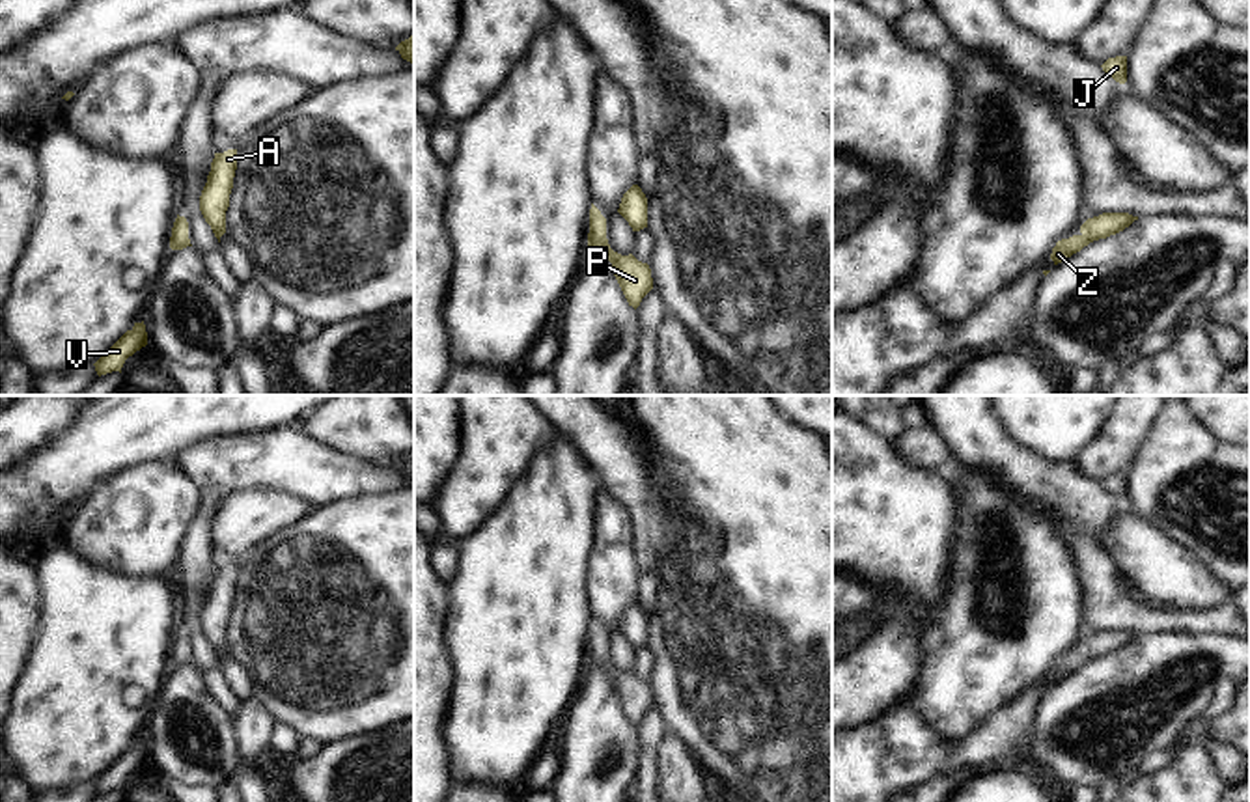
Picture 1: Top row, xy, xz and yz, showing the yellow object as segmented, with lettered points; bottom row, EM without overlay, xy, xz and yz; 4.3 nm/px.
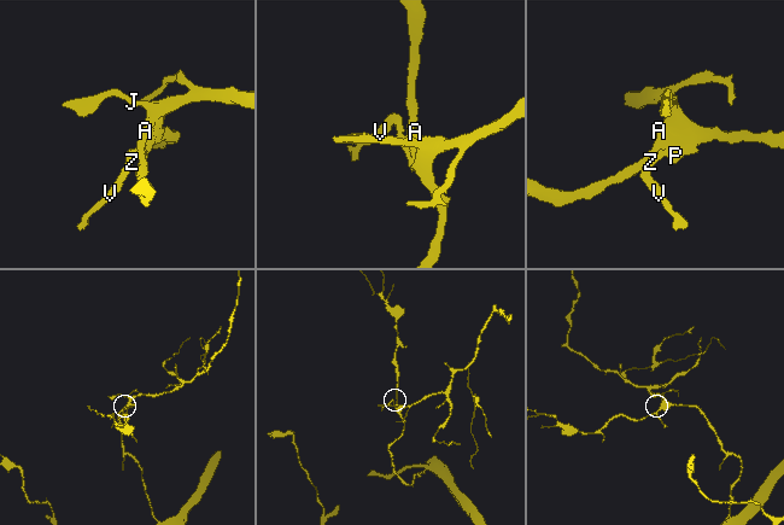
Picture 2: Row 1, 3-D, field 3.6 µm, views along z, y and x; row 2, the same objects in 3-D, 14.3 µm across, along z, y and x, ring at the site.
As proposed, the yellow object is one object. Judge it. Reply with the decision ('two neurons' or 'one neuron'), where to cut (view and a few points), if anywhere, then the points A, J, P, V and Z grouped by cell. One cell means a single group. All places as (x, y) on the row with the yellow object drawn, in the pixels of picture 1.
one neuron; no cut; A J P V Z

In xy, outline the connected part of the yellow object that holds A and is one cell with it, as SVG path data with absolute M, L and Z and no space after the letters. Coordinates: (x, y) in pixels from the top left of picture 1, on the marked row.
M237 149L215 153L207 183L200 196L200 211L205 222L211 226L215 237L226 233L226 211L229 207L229 194L233 188L233 177L237 170Z

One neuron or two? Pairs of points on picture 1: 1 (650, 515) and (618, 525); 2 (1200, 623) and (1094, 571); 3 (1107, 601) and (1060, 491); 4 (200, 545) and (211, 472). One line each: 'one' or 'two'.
1: two
2: one
3: two
4: two

